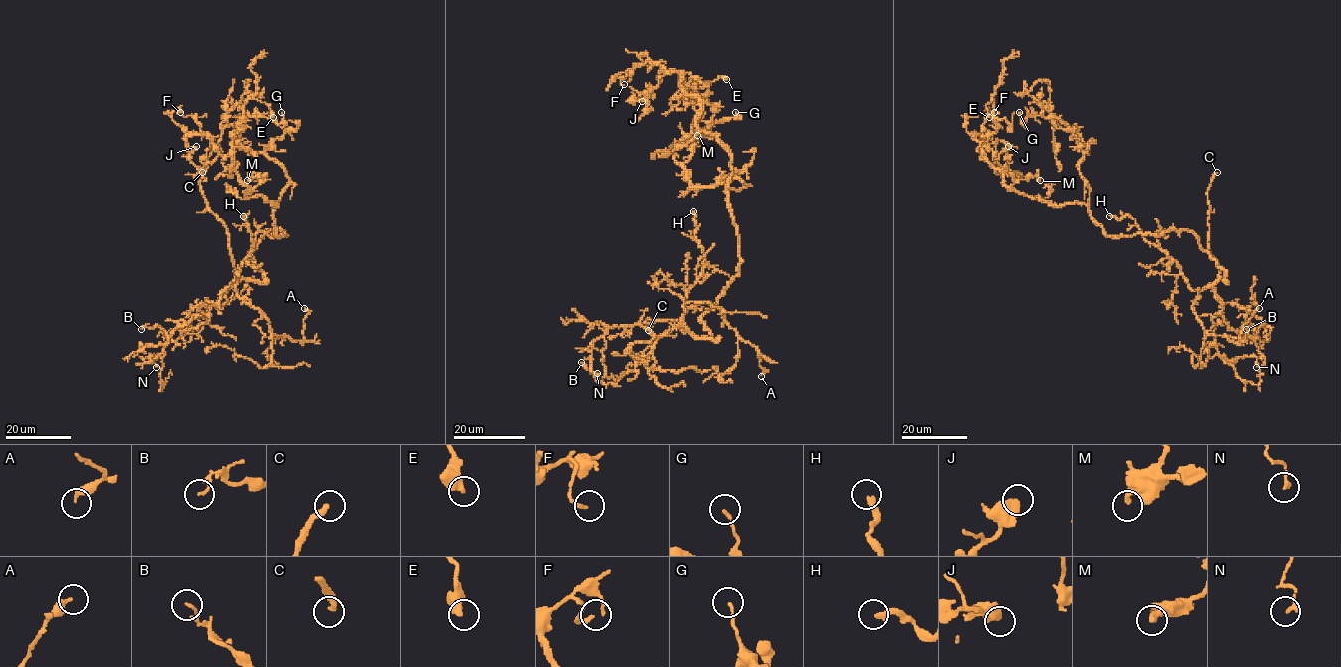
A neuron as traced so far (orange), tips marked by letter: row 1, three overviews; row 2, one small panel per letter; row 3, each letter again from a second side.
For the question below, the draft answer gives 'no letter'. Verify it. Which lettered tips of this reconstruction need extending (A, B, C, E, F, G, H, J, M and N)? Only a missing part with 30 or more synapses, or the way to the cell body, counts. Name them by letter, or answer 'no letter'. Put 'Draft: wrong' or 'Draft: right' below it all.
C
Draft: wrong

